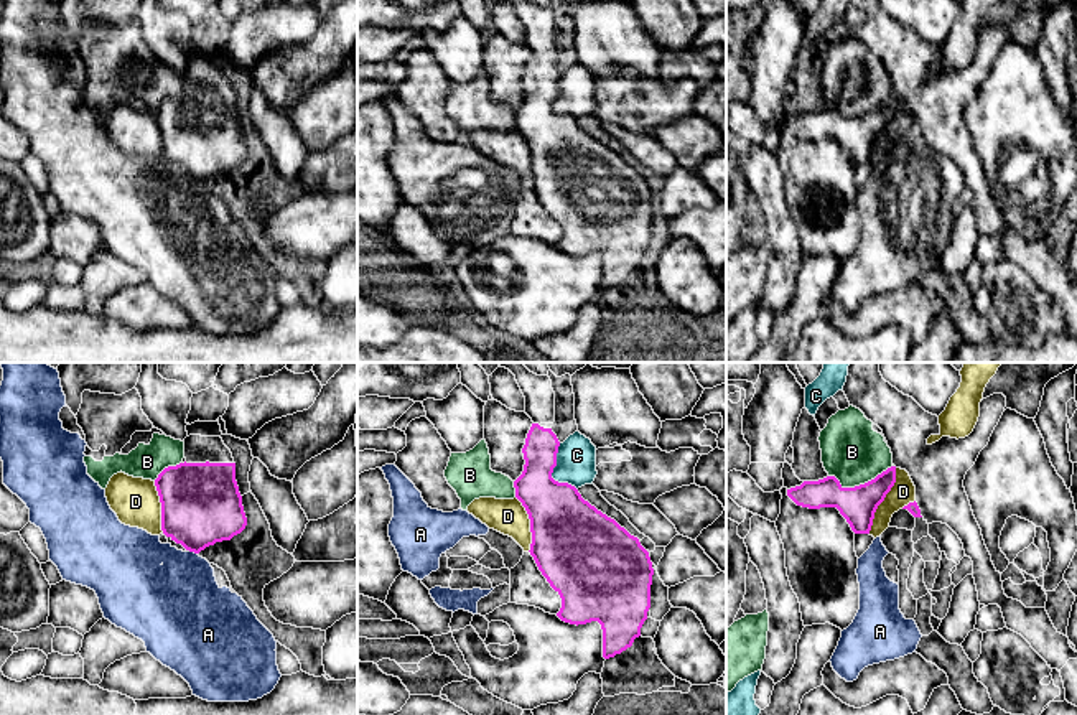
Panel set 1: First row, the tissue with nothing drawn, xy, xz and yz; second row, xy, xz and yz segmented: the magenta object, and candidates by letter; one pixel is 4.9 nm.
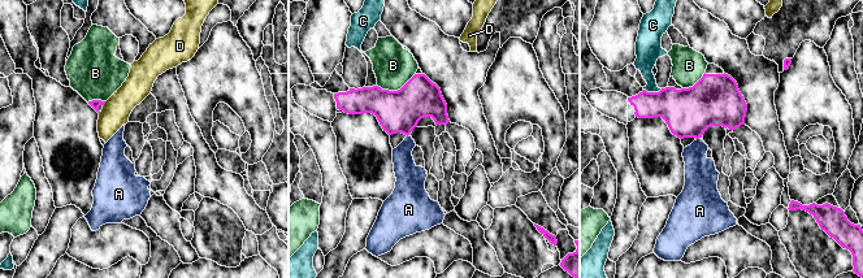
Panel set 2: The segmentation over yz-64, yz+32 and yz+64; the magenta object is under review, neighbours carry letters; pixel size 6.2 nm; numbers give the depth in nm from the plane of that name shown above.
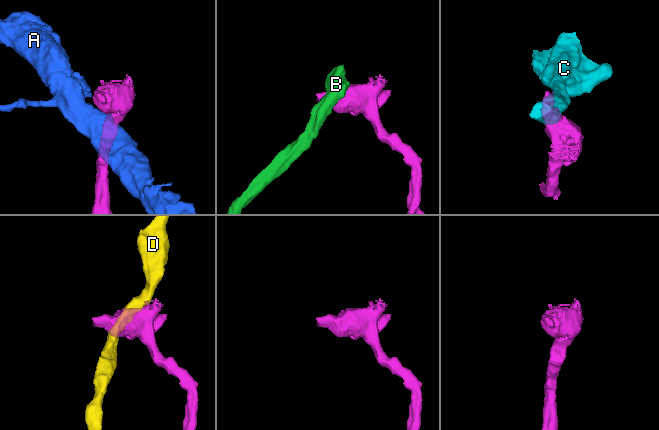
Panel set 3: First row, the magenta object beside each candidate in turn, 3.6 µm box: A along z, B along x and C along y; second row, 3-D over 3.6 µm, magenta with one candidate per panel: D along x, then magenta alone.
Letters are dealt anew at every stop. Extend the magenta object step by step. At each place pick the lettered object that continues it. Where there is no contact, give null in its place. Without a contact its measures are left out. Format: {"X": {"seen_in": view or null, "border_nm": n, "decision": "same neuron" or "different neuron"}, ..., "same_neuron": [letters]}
{"A": {"seen_in": "xy", "border_nm": 40, "decision": "different neuron"}, "B": {"seen_in": "yz", "border_nm": 320, "decision": "different neuron"}, "C": {"seen_in": "xz", "border_nm": 240, "decision": "different neuron"}, "D": {"seen_in": "yz", "border_nm": 340, "decision": "different neuron"}, "same_neuron": []}

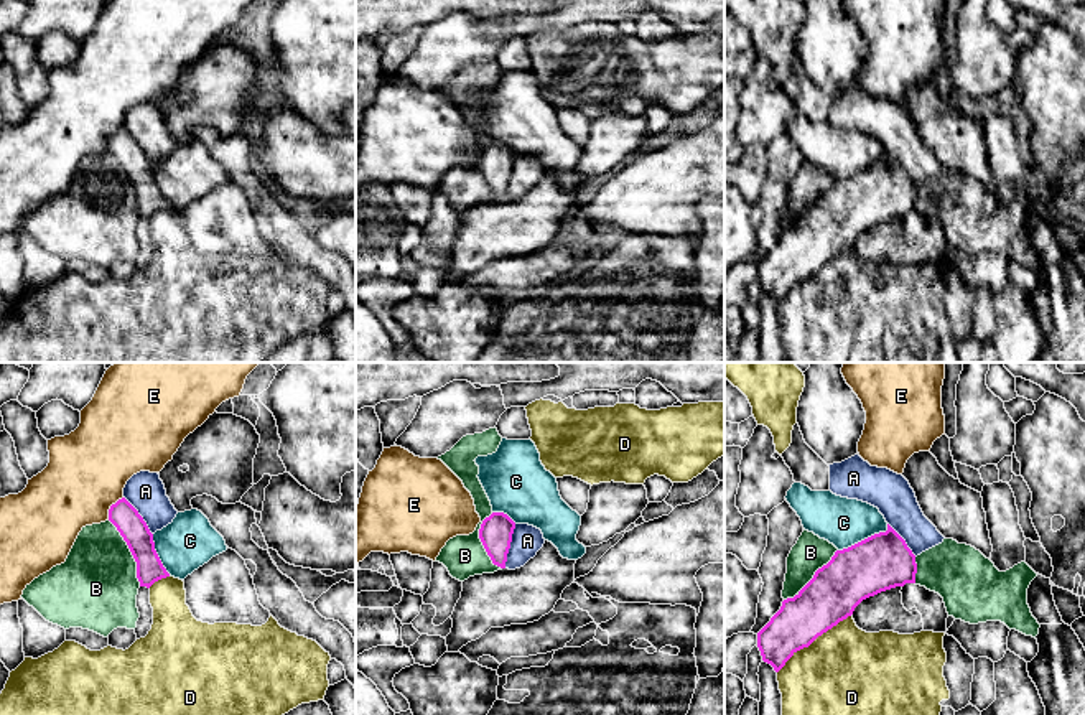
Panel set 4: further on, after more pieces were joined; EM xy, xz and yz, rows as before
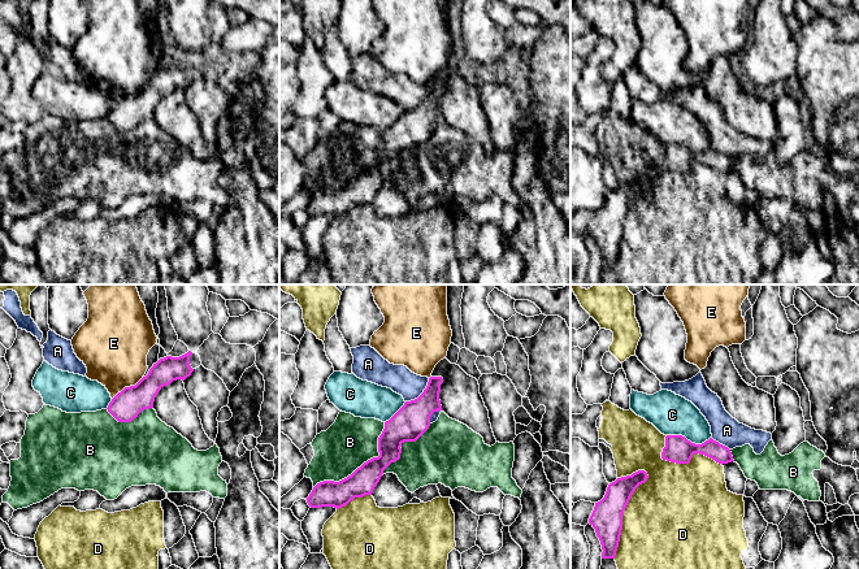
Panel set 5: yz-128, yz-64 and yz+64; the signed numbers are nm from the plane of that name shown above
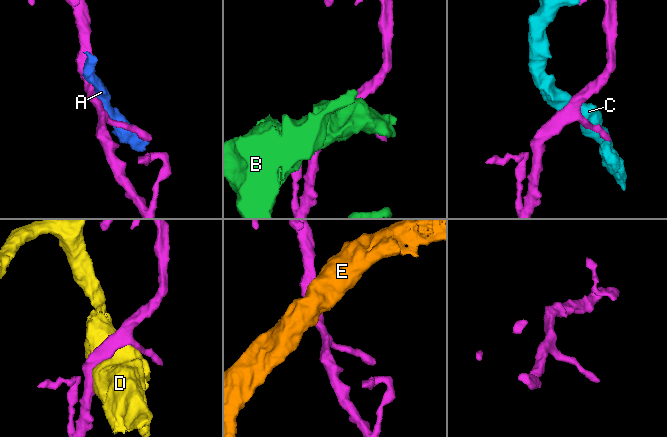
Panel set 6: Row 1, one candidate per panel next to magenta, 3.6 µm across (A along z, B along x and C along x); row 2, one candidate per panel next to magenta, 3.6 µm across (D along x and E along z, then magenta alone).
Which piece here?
{"A": {"seen_in": "xz", "border_nm": 220, "decision": "different neuron"}, "B": {"seen_in": "xy", "border_nm": 360, "decision": "different neuron"}, "C": {"seen_in": "yz", "border_nm": 280, "decision": "different neuron"}, "D": {"seen_in": "yz", "border_nm": 460, "decision": "different neuron"}, "E": {"seen_in": "xy", "border_nm": 140, "decision": "different neuron"}, "same_neuron": []}

